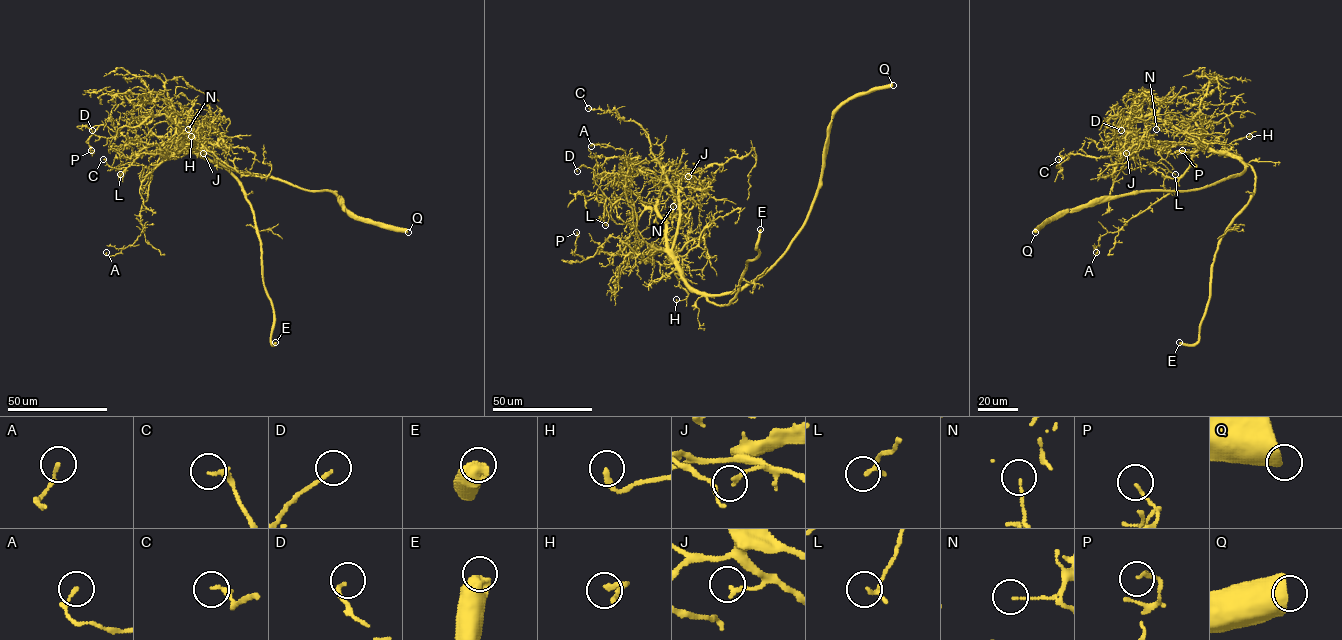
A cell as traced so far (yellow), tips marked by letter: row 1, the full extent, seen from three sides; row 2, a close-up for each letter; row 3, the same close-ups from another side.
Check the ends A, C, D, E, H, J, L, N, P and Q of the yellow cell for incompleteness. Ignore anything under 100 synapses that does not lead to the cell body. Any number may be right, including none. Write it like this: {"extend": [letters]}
{"extend": ["E"]}

